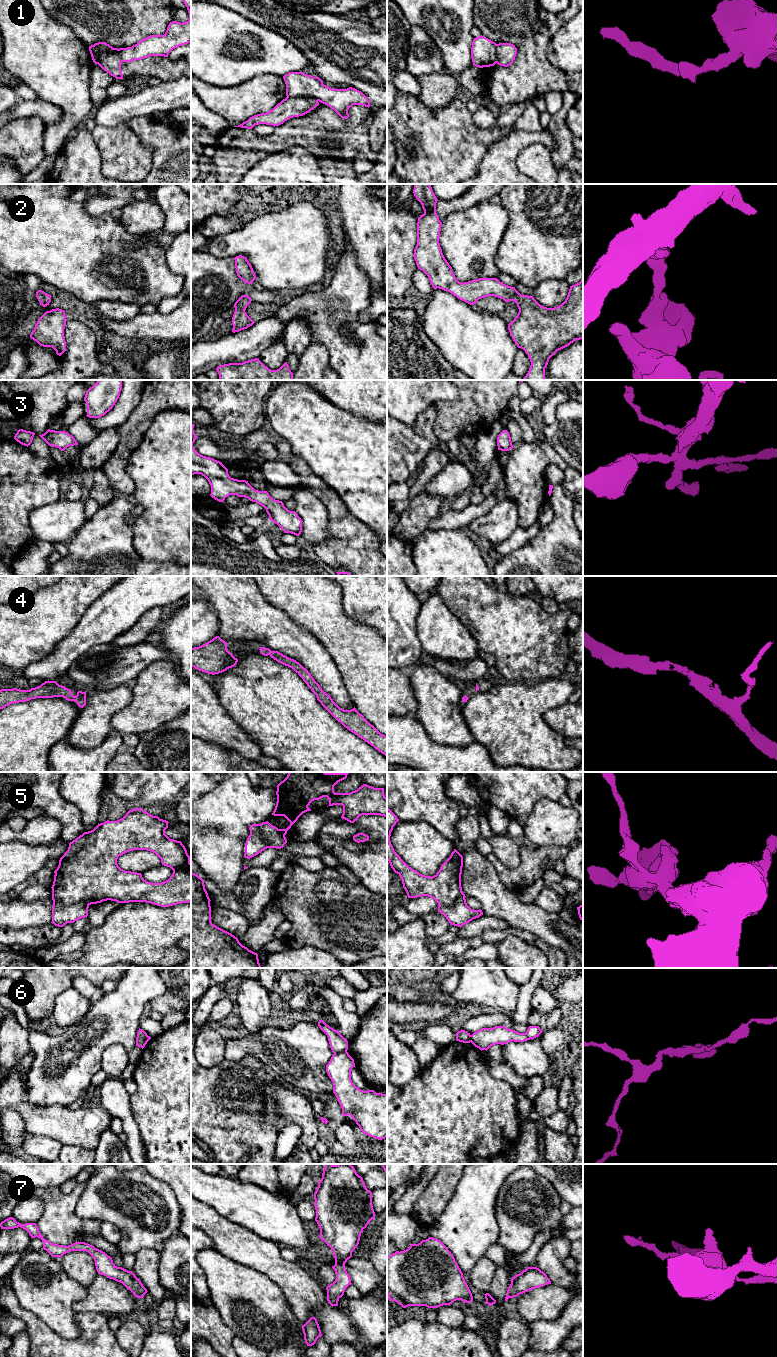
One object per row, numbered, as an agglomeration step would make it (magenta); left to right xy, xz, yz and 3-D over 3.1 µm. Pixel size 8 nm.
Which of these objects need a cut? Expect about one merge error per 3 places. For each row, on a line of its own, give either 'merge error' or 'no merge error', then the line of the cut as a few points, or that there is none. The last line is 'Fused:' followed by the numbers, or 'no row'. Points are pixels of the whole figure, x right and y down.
1: merge error | xy (92, 45), (101, 49), (113, 49), (122, 61)
2: no merge error | no cut
3: no merge error | no cut
4: no merge error | no cut
5: merge error | xy (53, 899), (64, 904), (85, 902), (88, 905)
6: merge error | xz (346, 1050), (334, 1054)
7: no merge error | no cut
Fused: 1, 5, 6

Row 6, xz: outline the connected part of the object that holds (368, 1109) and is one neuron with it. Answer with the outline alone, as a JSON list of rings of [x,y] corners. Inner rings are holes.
[[[347,1051],[333,1054],[326,1065],[326,1072],[333,1082],[342,1115],[350,1115],[360,1130],[375,1139],[387,1137],[387,1094],[374,1090],[363,1091],[351,1080],[354,1059]]]

